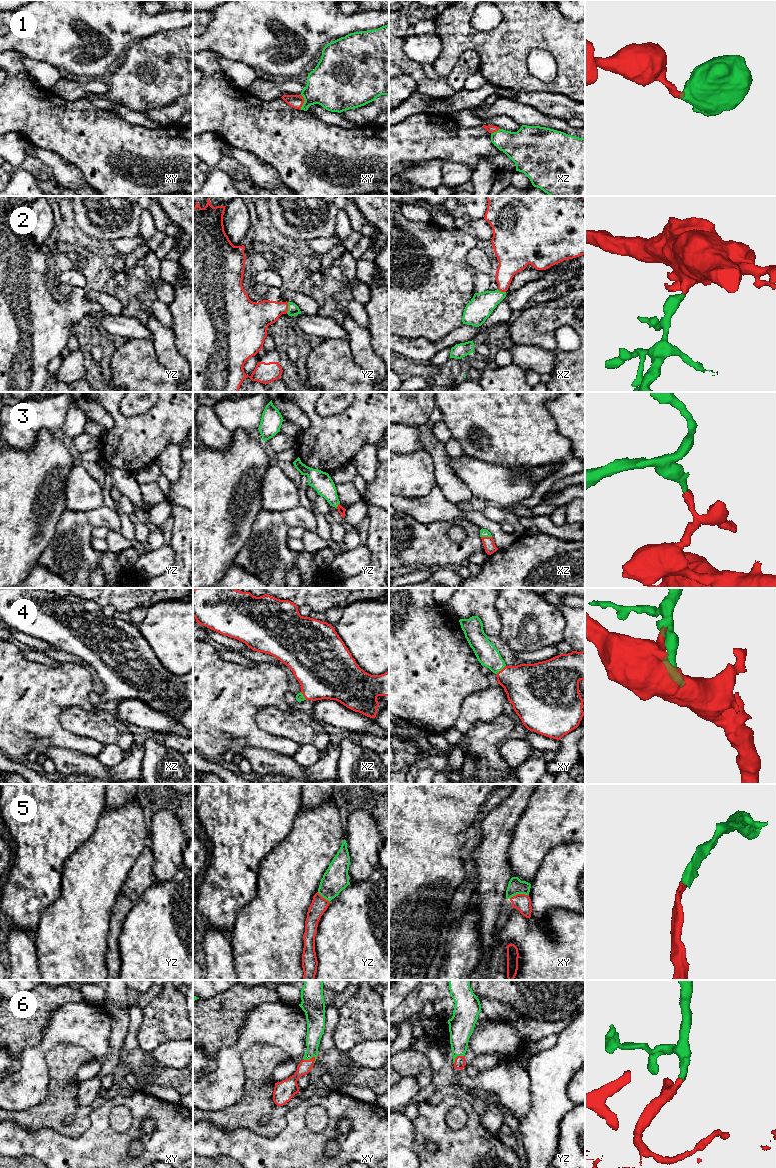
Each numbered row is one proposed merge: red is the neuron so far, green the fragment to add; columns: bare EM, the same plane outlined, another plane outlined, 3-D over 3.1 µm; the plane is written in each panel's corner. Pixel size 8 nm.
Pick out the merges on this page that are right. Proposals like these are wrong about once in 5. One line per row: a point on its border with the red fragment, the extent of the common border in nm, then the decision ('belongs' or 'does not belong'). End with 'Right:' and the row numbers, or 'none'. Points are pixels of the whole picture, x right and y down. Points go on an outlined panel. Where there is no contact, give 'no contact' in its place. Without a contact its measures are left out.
1: contact xy (303, 102); length 130 nm; belongs
2: contact yz (287, 307); length 90 nm; belongs
3: contact xz (486, 537); length 90 nm; belongs
4: contact xy (501, 670); length 110 nm; belongs
5: contact xy (518, 894); length 160 nm; belongs
6: contact xy (311, 1058); length 120 nm; belongs
Right: 1, 2, 3, 4, 5, 6

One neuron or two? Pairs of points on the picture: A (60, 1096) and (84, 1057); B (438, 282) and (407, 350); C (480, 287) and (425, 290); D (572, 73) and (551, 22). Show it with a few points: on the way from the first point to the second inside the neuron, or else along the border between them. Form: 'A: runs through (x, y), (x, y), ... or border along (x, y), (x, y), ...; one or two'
A: runs through (63, 1086), (63, 1075), (74, 1064); one
B: border along (399, 336), (414, 340); two
C: border along (475, 270), (474, 292); two
D: runs through (572, 60), (572, 48), (559, 35); one

